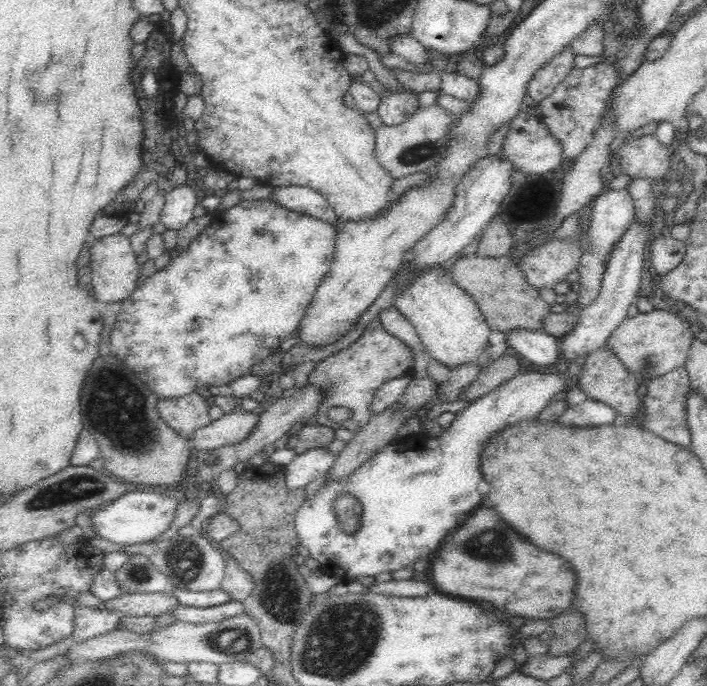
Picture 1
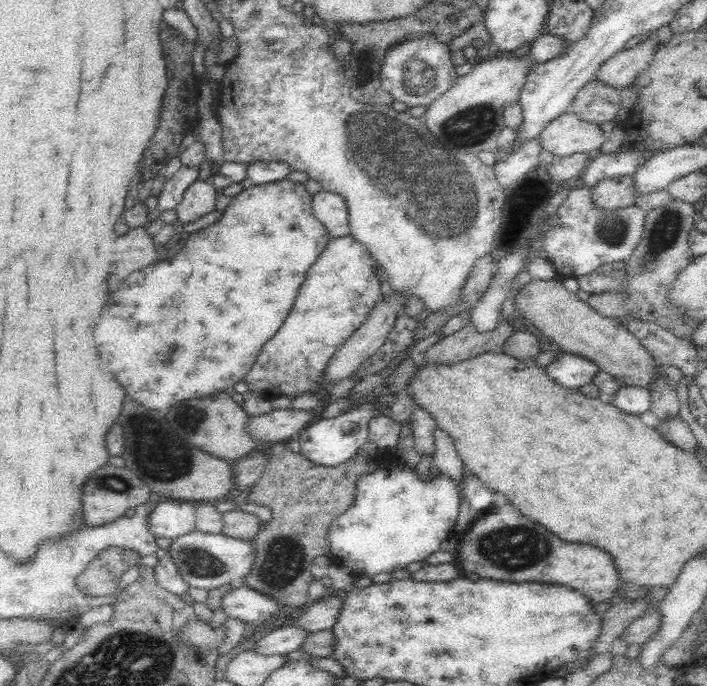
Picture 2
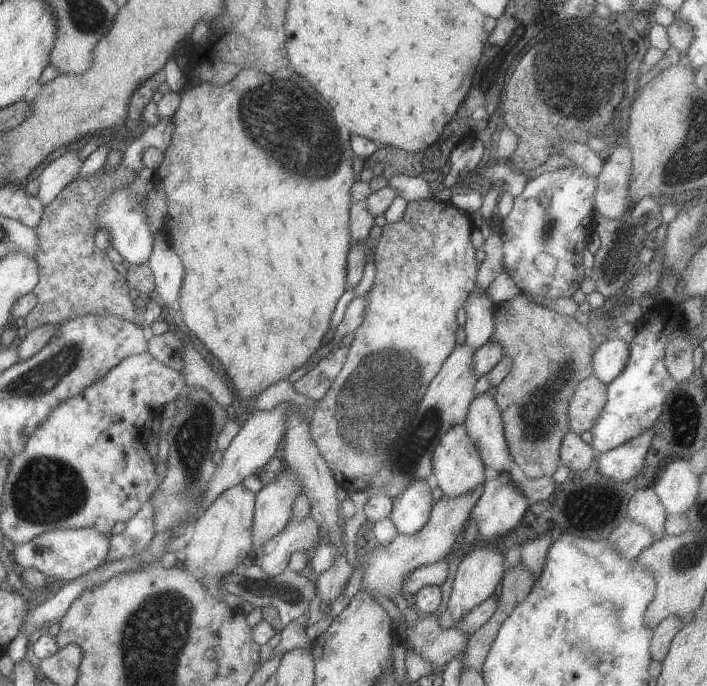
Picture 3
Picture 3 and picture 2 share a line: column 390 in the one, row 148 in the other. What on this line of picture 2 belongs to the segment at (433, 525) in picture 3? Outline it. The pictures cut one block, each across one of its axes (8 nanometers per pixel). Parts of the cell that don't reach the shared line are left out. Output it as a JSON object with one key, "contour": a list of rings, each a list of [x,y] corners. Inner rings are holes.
{"contour":[[[568,110],[565,114],[547,124],[540,135],[540,145],[542,149],[550,152],[554,157],[572,156],[576,153],[592,155],[608,140],[606,133],[602,130],[602,126],[586,122]]]}

